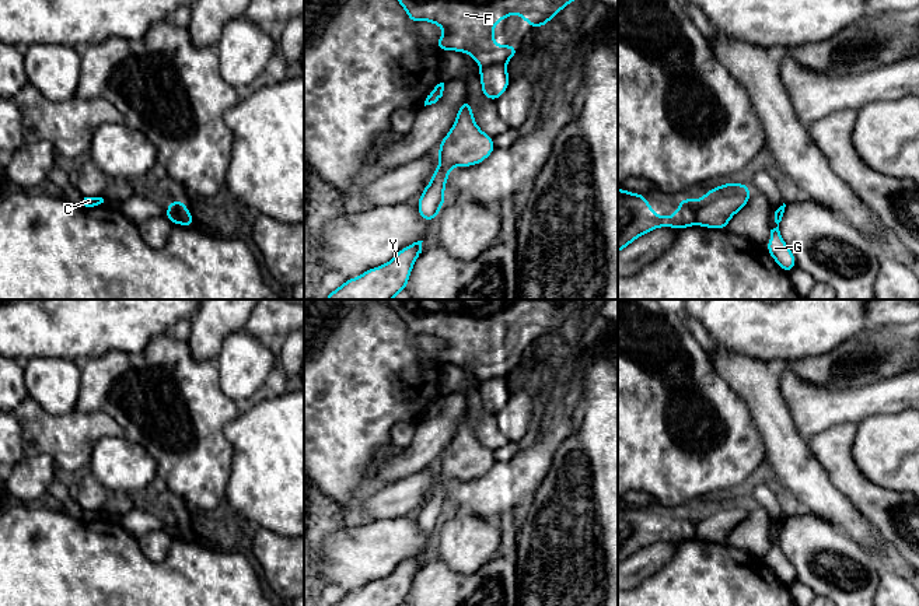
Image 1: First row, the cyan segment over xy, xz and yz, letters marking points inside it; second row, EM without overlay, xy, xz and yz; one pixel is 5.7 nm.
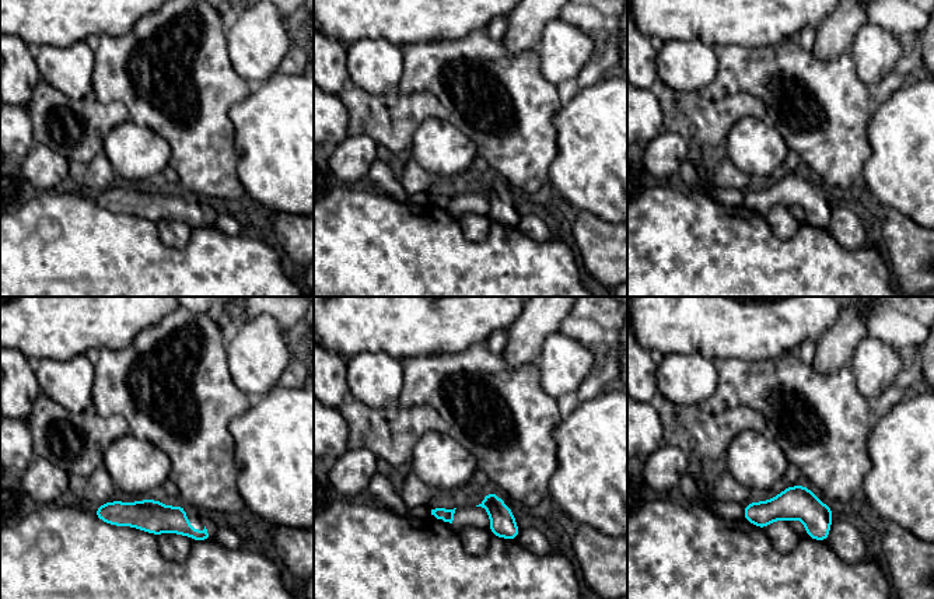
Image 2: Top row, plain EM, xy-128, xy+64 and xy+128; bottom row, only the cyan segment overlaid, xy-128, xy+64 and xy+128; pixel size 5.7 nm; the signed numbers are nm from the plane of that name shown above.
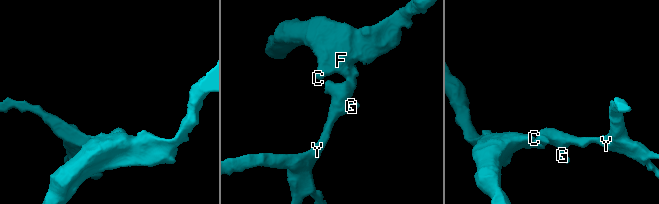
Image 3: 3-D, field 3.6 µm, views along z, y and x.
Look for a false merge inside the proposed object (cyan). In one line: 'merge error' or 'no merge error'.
merge error

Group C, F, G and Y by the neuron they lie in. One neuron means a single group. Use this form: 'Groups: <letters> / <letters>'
Groups: C F / G Y

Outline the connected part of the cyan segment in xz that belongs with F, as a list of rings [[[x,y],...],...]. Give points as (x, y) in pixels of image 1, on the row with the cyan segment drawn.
[[[398,0],[405,8],[410,22],[429,21],[441,27],[445,34],[434,45],[438,50],[455,50],[469,53],[482,67],[495,63],[507,63],[518,55],[517,46],[510,42],[499,46],[495,41],[495,25],[500,20],[507,20],[511,13],[517,13],[521,20],[527,20],[530,28],[546,27],[559,11],[574,0]]]

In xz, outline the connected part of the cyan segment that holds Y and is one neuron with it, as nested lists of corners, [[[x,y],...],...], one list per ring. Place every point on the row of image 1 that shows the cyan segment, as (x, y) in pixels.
[[[417,241],[402,248],[382,266],[345,280],[325,300],[392,300],[398,293],[406,290],[412,267],[422,253],[422,242]]]

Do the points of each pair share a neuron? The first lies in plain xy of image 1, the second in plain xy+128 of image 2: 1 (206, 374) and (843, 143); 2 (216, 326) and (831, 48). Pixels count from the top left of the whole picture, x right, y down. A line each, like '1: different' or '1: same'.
1: same
2: same

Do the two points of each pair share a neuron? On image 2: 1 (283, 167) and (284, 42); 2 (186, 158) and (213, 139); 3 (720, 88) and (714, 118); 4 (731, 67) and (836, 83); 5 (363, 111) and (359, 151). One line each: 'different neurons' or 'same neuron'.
1: same neuron
2: same neuron
3: different neurons
4: same neuron
5: different neurons

